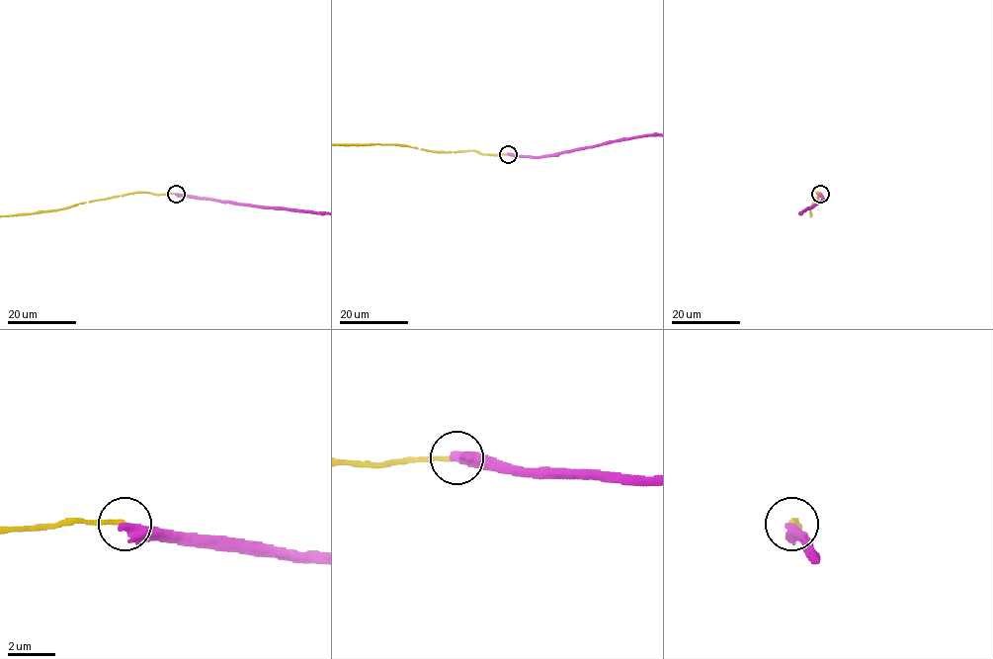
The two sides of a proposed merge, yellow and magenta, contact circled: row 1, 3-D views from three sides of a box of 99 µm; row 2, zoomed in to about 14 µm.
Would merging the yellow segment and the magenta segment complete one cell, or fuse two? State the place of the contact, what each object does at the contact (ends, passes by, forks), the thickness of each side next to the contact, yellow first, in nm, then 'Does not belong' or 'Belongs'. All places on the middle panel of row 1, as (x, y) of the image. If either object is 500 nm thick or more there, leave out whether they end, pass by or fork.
Place: (508, 154). Thickness 180 nm (yellow) against 500 nm. Does not belong

